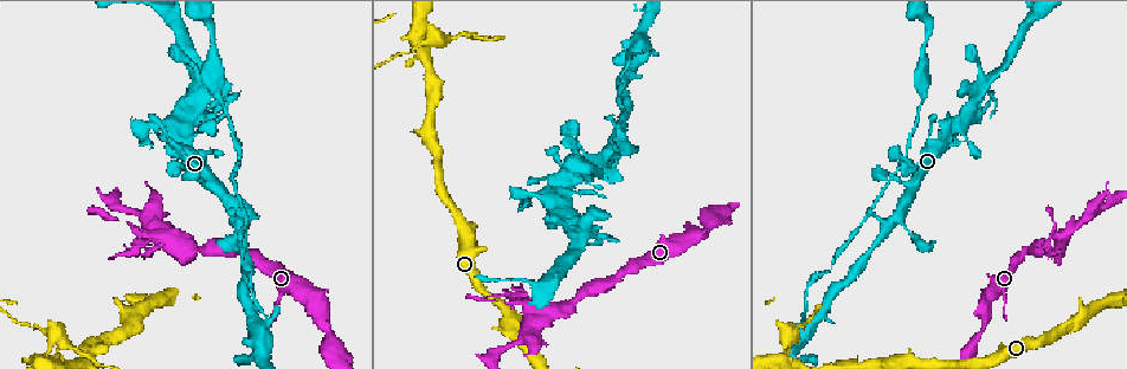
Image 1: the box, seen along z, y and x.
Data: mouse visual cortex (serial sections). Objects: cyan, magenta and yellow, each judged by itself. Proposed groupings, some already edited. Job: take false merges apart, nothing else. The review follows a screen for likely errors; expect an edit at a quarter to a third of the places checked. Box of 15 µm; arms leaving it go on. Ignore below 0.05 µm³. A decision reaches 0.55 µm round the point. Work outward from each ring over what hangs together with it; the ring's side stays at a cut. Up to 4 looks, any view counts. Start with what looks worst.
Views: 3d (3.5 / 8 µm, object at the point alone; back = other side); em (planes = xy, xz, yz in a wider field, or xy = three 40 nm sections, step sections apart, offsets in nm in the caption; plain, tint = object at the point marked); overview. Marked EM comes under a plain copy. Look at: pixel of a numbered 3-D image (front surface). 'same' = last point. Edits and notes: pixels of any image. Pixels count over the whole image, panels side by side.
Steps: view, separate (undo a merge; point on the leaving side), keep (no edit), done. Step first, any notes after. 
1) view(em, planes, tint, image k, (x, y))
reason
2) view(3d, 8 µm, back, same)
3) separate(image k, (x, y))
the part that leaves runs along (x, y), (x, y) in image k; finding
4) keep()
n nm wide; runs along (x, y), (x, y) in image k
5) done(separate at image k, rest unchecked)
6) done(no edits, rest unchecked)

view(3d, 3.5 µm, back, image 1, (1049, 252))

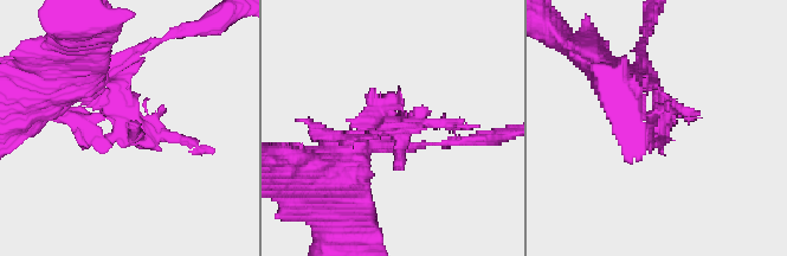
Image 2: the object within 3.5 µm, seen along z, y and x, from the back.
view(em, planes, tint, image 2, (386, 130))

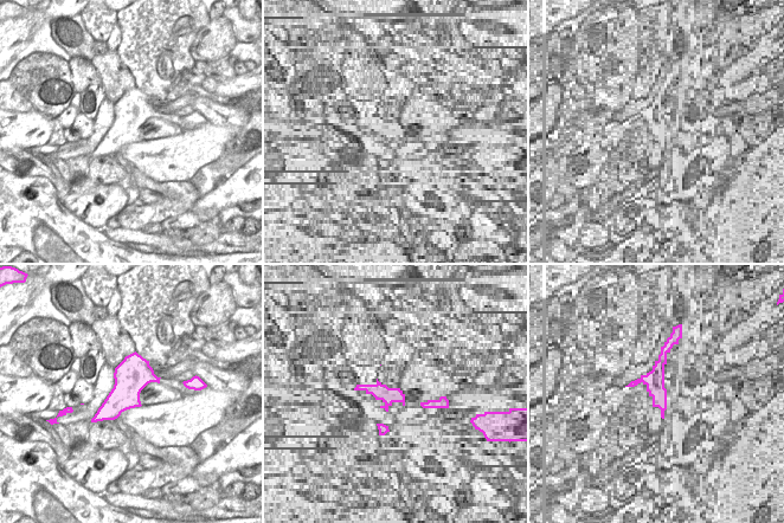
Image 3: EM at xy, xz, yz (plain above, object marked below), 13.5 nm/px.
keep()
one cell here

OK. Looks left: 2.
view(3d, 3.5 µm, image 1, (587, 154))
a narrow waist

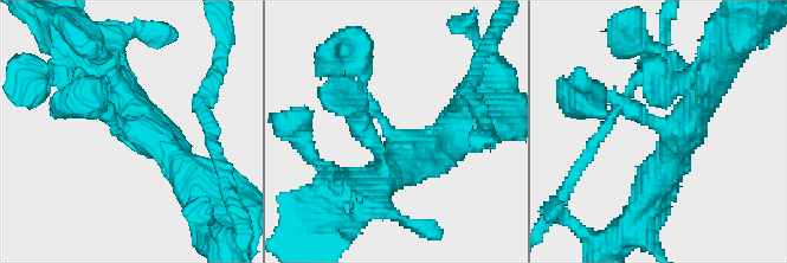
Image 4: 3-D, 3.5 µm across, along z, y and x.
view(em, xy, step 1, tint, image 4, (398, 140))
4 arms; arms of 200, 200, 400, 450 nm

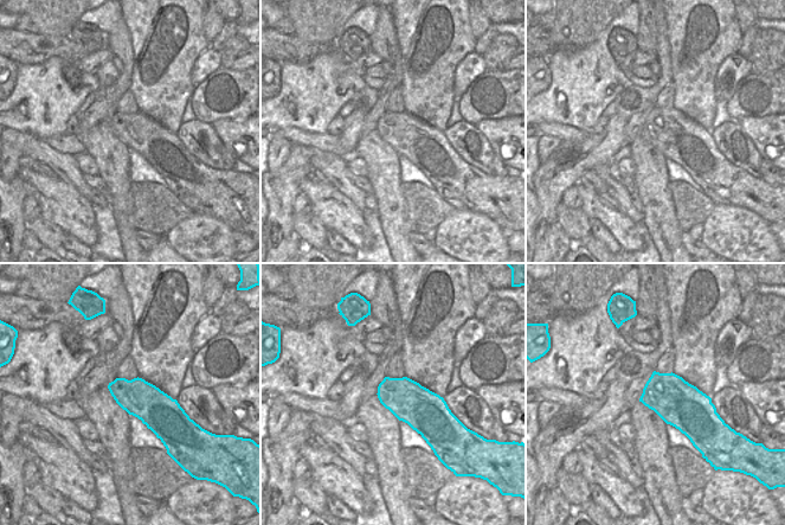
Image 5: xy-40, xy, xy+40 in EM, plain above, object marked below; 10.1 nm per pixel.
keep()
runs along (100, 69), (139, 123), (198, 181) in image 4; continuous, no second cell

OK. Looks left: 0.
done(no edits, rest unchecked)

